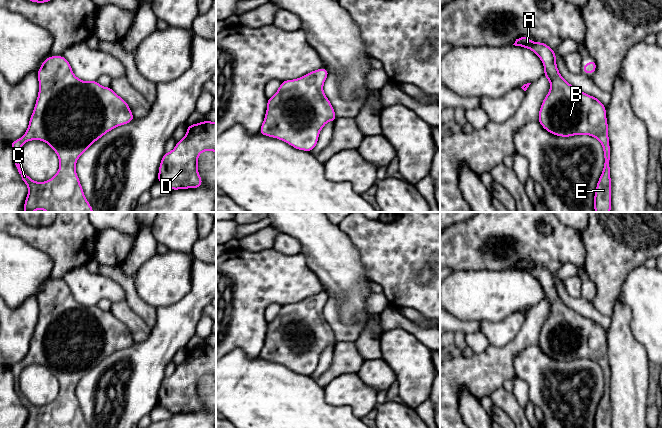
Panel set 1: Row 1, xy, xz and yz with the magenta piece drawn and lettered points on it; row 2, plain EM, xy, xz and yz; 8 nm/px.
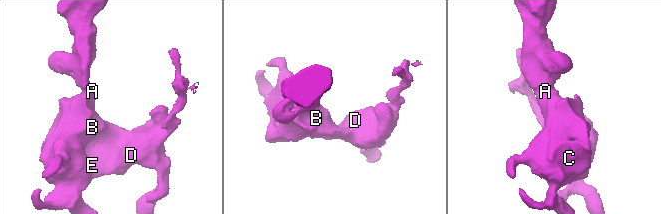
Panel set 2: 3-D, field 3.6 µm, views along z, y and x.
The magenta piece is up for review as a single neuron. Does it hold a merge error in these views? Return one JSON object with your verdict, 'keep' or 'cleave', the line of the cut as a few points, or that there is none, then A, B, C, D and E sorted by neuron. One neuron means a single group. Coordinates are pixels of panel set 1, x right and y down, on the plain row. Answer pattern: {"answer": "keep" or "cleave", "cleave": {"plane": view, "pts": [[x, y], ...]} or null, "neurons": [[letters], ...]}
{"answer": "keep", "cleave": null, "neurons": [["A", "B", "C", "D", "E"]]}

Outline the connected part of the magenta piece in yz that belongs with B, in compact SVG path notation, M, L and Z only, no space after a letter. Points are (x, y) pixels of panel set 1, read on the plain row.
M521 260L513 269L532 274L544 288L544 302L551 306L539 334L537 345L541 350L556 360L590 359L601 367L604 391L597 406L593 428L611 428L611 373L606 331L598 322L564 304L558 295L556 277L547 268Z

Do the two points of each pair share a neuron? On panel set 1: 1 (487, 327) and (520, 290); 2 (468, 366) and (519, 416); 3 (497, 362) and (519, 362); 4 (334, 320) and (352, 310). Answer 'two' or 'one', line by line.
1: two
2: two
3: two
4: two

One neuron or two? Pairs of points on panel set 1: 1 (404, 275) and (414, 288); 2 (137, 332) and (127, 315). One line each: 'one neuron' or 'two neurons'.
1: one neuron
2: one neuron

